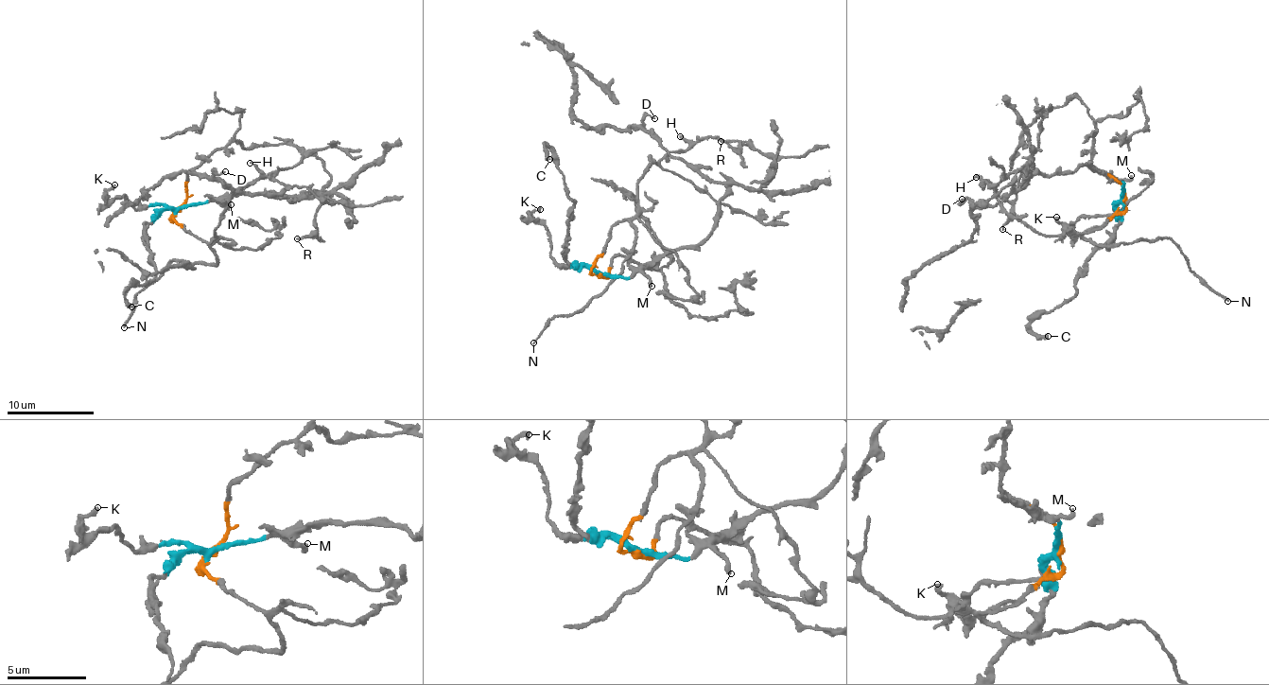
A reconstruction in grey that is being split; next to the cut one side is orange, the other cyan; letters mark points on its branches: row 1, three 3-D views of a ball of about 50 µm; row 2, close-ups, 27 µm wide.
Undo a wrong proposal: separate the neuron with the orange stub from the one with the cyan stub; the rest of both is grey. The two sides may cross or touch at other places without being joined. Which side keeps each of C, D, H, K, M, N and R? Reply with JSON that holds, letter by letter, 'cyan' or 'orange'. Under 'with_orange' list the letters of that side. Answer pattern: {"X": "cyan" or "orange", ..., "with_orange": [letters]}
{"C": "cyan", "D": "cyan", "H": "orange", "K": "cyan", "M": "cyan", "N": "orange", "R": "orange", "with_orange": ["H", "N", "R"]}

